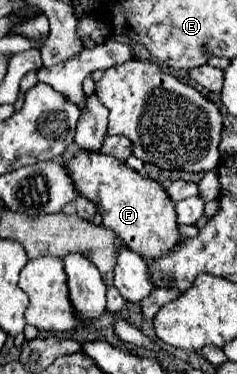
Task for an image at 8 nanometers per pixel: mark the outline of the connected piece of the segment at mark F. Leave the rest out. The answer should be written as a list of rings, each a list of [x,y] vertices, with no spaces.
[[[78,151],[78,155],[62,161],[62,165],[66,167],[76,191],[96,203],[104,227],[114,231],[132,251],[146,259],[158,259],[166,255],[178,241],[182,241],[176,229],[178,223],[174,203],[170,197],[166,197],[166,191],[158,181],[142,177],[118,159],[98,151]]]

